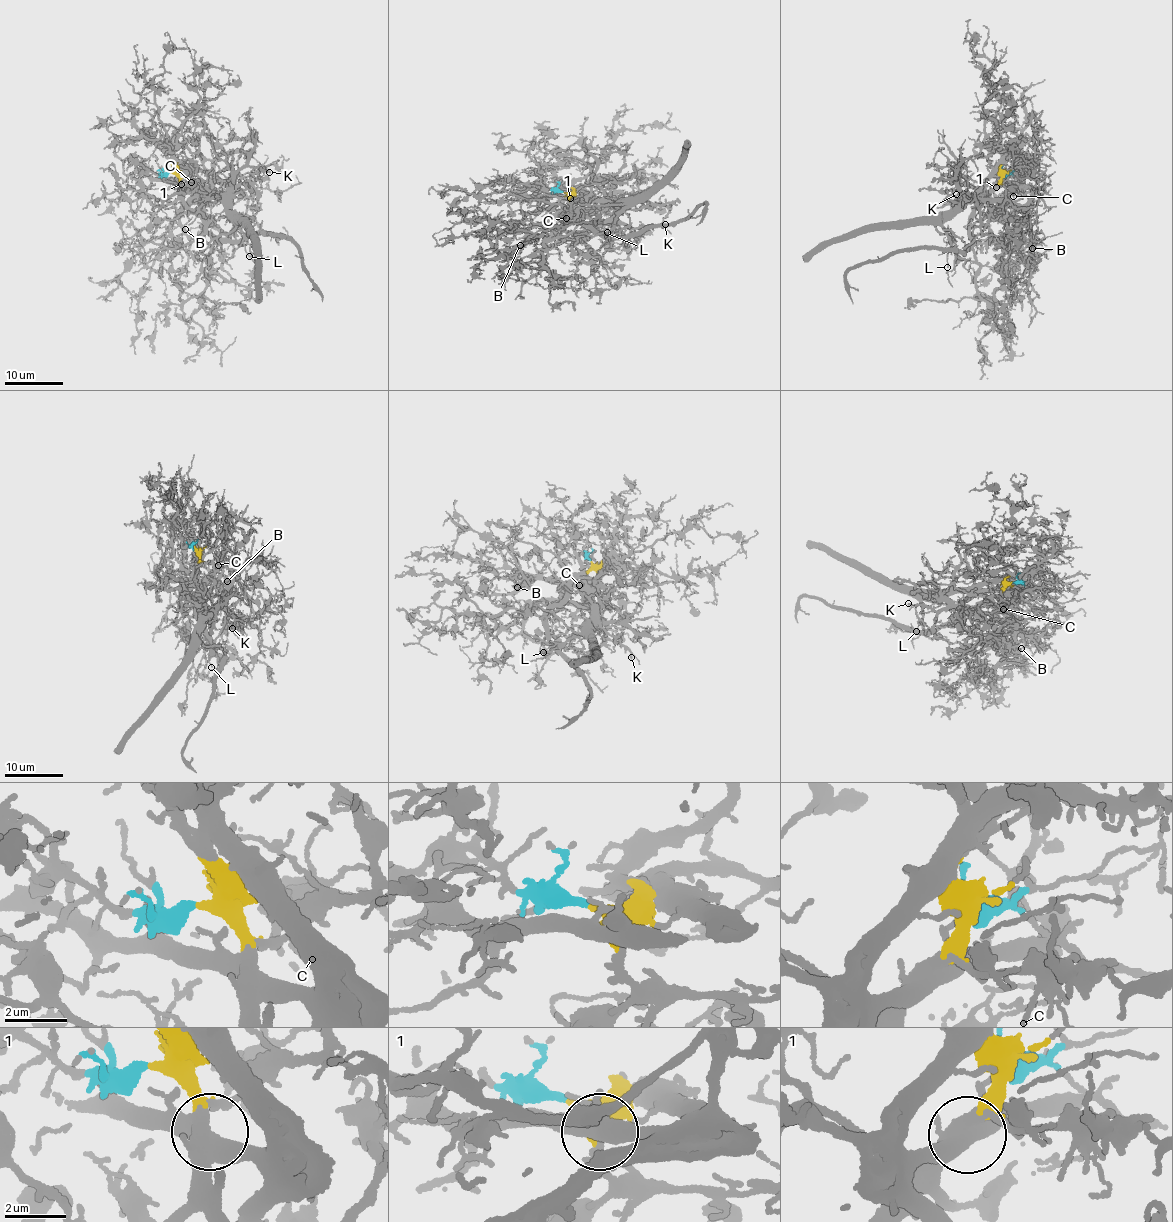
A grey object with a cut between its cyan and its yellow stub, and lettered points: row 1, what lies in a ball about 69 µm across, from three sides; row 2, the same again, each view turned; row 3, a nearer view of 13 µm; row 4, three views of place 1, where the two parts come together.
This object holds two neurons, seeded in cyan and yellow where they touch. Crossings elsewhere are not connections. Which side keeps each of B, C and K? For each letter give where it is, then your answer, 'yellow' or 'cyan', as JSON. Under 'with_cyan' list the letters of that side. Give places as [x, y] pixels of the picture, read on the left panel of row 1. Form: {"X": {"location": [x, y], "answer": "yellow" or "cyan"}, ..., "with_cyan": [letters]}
{"B": {"location": [185, 229], "answer": "cyan"}, "C": {"location": [191, 182], "answer": "yellow"}, "K": {"location": [269, 172], "answer": "cyan"}, "with_cyan": ["B", "K"]}

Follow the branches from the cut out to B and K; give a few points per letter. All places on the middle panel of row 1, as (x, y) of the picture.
B: (563, 191), (555, 191), (548, 197), (579, 200), (536, 225), (523, 235), (522, 248), (520, 245)
K: (563, 191), (555, 191), (548, 197), (610, 205), (619, 220), (636, 228), (666, 223)

